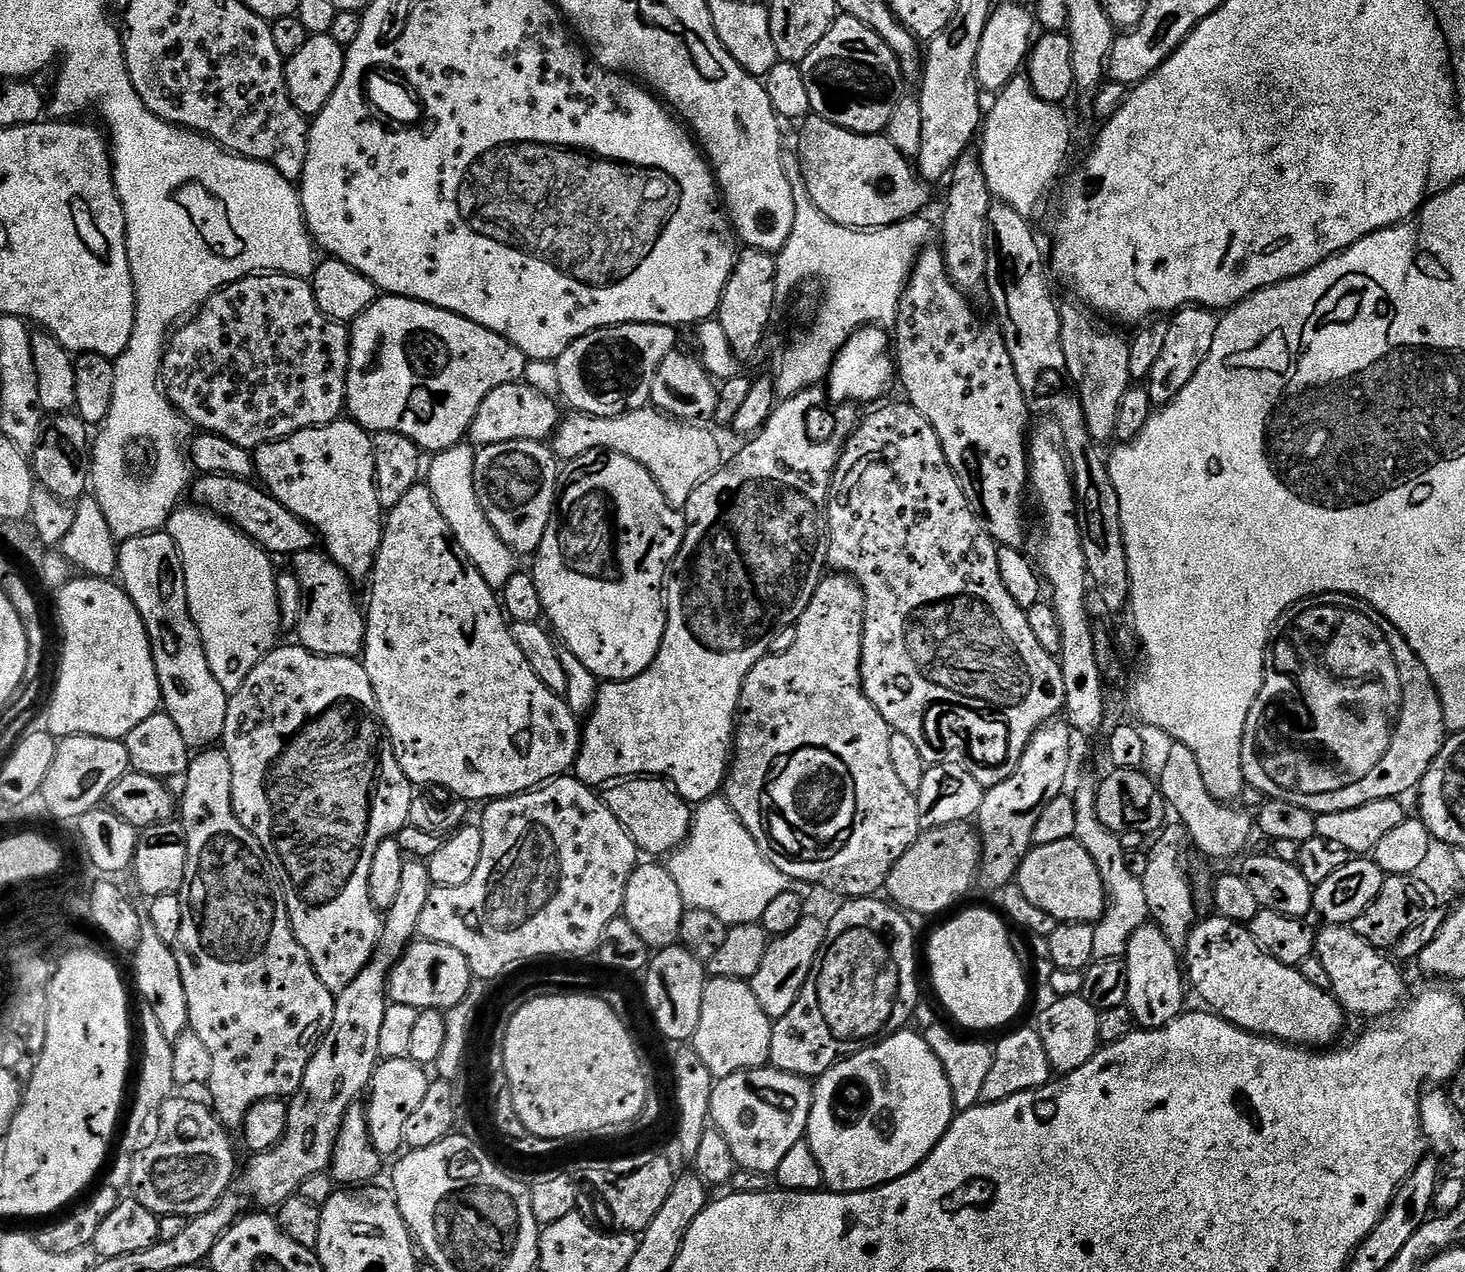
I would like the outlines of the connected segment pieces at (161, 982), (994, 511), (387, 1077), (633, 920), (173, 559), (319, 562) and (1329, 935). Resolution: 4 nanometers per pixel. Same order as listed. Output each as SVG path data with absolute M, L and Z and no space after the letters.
M149 922L141 926L140 940L137 942L134 955L136 955L136 988L145 1000L147 1011L158 1018L158 1026L162 1026L162 1034L170 1041L179 1041L183 1032L189 1031L188 1003L186 990L182 986L182 970L178 970L176 953L173 945L167 944L158 938L158 933Z
M928 246L921 251L916 258L916 265L912 268L912 274L908 278L907 285L900 299L900 309L896 315L894 325L894 361L895 371L898 373L898 384L904 387L907 403L912 405L922 418L934 426L934 434L938 434L938 442L942 442L942 450L946 454L946 462L954 470L974 514L982 522L985 530L991 534L997 545L1005 548L1023 549L1024 545L1024 495L1027 497L1030 492L1030 465L1028 462L1028 445L1030 436L1028 432L1028 403L1022 394L1022 386L1018 386L1018 374L1014 374L1014 362L1010 362L1010 350L1006 350L1004 334L995 323L987 324L978 313L972 309L973 302L967 295L961 292L951 280L947 270L947 262L944 259L943 251L939 247Z
M407 1056L393 1060L381 1059L376 1065L371 1085L366 1093L366 1107L368 1133L381 1157L388 1158L392 1155L395 1157L404 1148L402 1129L406 1127L411 1112L421 1104L430 1083L430 1076L424 1072L427 1072L425 1065L416 1064Z
M660 862L648 863L652 864L637 863L635 870L630 874L630 882L626 882L622 918L630 922L630 926L634 926L638 938L646 942L649 950L670 948L679 941L686 905L674 878L670 878L667 867Z
M161 530L130 538L119 547L120 557L116 560L116 568L120 571L118 583L130 602L134 602L146 626L154 670L158 670L163 711L174 718L174 726L178 726L182 738L186 738L189 749L213 747L224 735L230 696L218 686L218 678L210 674L210 662L206 662L198 626L194 626L194 618L190 618L186 578L178 546L167 530Z
M320 550L299 552L291 557L290 564L296 567L300 587L300 620L295 631L300 636L299 647L319 656L359 657L364 650L366 612L352 593L353 581Z
M1324 924L1321 929L1316 932L1314 954L1328 972L1330 991L1341 1008L1356 1016L1391 1017L1405 1003L1401 965L1391 955L1366 942L1366 938L1359 936L1351 926Z

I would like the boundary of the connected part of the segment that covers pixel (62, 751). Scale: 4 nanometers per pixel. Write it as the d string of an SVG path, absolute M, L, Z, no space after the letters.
M65 736L57 743L54 762L50 762L50 770L46 770L46 778L42 782L38 796L44 799L48 812L56 820L79 821L82 814L92 812L101 807L109 790L130 770L128 751L123 740L98 738L97 736Z

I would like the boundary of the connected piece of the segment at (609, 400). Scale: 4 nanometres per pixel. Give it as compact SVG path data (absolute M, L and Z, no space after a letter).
M620 324L576 339L556 361L559 393L581 415L614 417L651 401L658 366L677 349L677 327L671 324Z

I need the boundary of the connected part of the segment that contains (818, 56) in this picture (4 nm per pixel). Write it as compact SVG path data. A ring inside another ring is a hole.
M837 15L830 30L826 30L826 38L822 38L822 42L818 42L818 46L806 54L799 67L805 78L811 111L823 120L834 122L834 126L842 126L863 136L883 133L889 127L894 108L905 91L906 77L894 50L890 50L890 46L886 46L886 42L882 42L882 38L878 38L870 26L858 22L858 18L853 16Z

